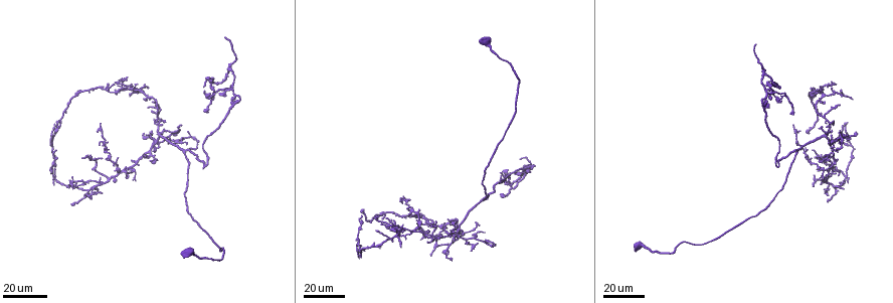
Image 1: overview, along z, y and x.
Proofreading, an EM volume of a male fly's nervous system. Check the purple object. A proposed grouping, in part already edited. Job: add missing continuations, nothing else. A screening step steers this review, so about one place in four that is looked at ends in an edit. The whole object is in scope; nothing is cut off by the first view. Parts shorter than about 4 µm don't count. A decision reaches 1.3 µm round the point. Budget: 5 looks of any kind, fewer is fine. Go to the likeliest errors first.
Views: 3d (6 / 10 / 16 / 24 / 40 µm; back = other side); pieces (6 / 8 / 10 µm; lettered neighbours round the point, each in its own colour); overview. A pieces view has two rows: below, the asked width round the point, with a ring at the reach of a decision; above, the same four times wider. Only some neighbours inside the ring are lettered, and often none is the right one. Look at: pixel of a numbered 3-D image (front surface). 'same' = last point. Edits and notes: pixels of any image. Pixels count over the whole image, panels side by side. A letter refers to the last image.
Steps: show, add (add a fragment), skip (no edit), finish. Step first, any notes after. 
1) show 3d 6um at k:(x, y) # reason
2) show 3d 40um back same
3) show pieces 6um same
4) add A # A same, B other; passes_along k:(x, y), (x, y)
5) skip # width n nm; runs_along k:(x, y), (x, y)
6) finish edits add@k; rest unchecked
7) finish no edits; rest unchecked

show 3d 24um at 1:(840, 106) # tapers out

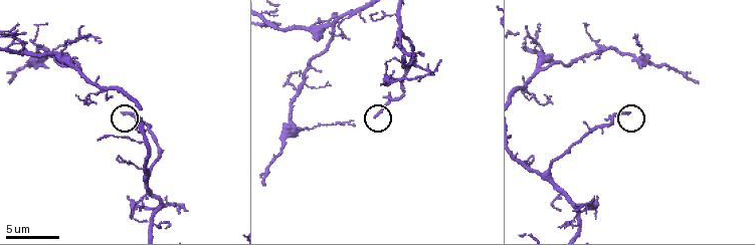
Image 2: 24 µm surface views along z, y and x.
show 3d 10um at 2:(630, 114)

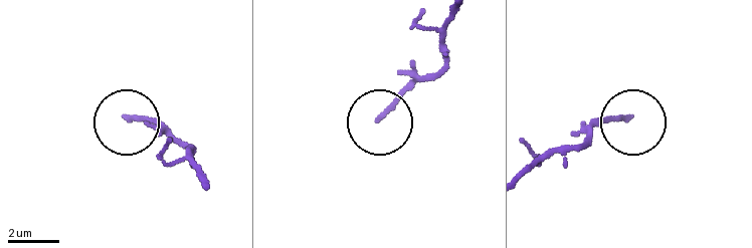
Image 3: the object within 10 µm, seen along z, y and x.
show pieces 8um at 3:(126, 116)

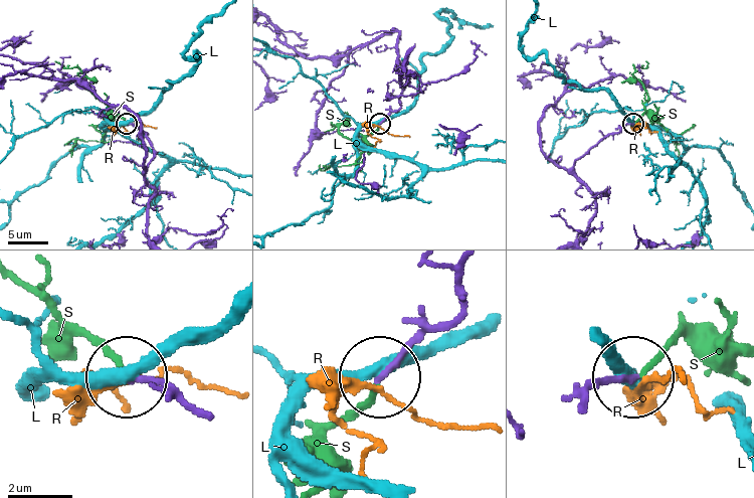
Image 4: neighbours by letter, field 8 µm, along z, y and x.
add S # L other, R other, S same; passes_along 4:(200, 411), (159, 384), (122, 376), (21, 285); the neuron continues

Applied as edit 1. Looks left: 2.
show 3d 40um at 1:(225, 36) # branch stops here

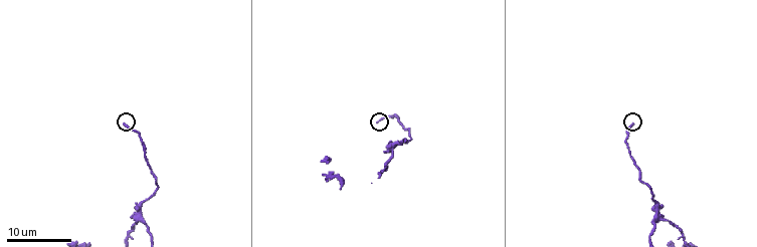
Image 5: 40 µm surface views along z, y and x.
show pieces 6um at 5:(122, 124)

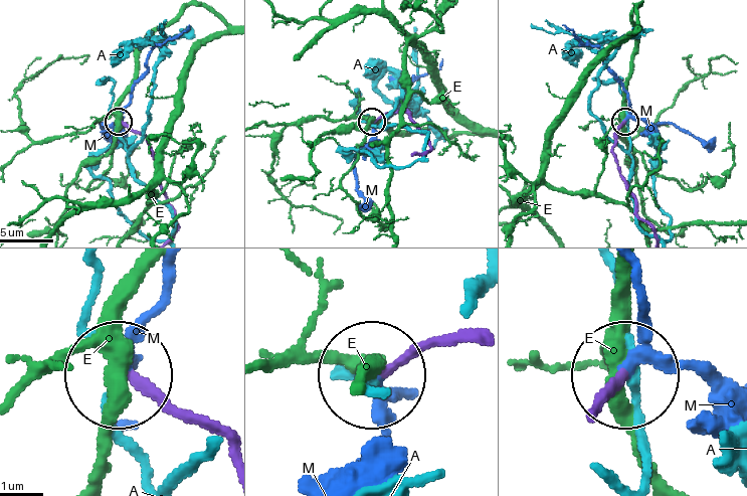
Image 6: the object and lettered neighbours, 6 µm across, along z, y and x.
add M # A other, E other, M same; passes_along 6:(592, 414), (625, 366), (635, 273); it goes on there

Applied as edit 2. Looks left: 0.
finish edits add@4, add@6; rest unchecked

